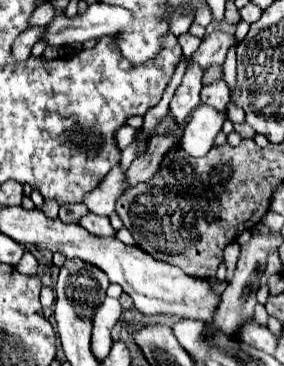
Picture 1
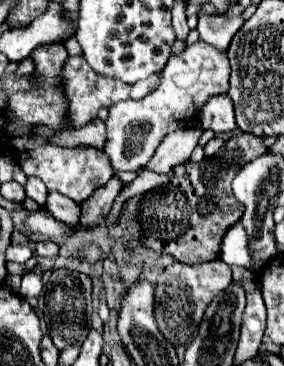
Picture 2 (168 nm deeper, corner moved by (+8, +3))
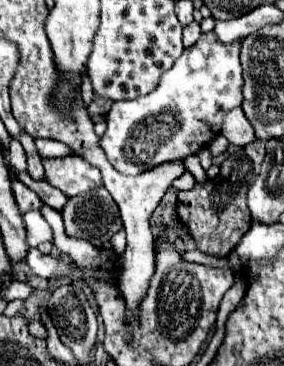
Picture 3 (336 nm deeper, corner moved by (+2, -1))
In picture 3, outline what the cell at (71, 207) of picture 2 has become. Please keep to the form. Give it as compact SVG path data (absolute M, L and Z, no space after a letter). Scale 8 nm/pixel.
M16 172L16 176L20 178L20 182L24 182L30 190L34 190L38 196L40 196L40 200L44 202L44 204L48 204L48 206L52 206L54 210L62 210L64 206L66 206L66 202L68 202L68 198L60 192L60 190L56 190L54 186L50 186L48 182L34 182L30 176L28 176L28 172Z

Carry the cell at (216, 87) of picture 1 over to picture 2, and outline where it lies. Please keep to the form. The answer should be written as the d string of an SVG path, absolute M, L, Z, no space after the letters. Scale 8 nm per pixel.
M228 96L210 98L200 112L200 124L204 130L212 130L216 134L234 132L238 126L234 120L232 100Z

